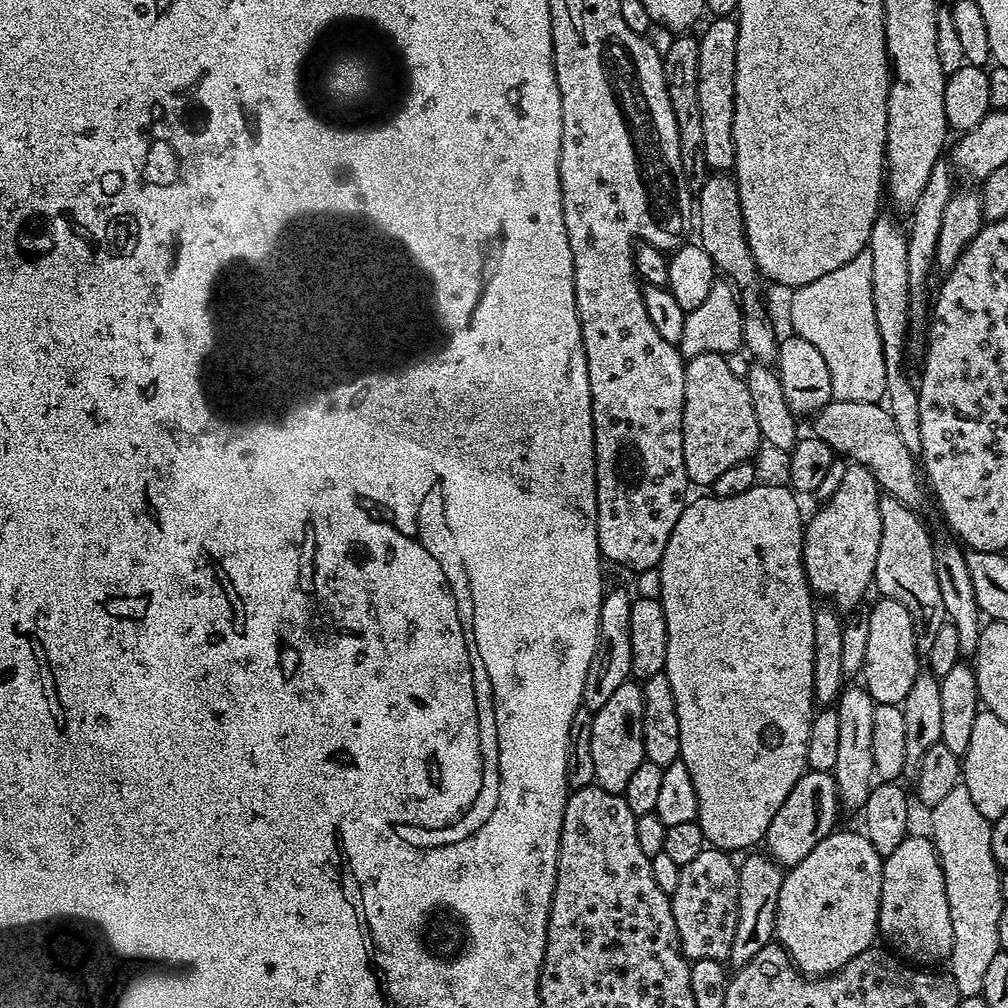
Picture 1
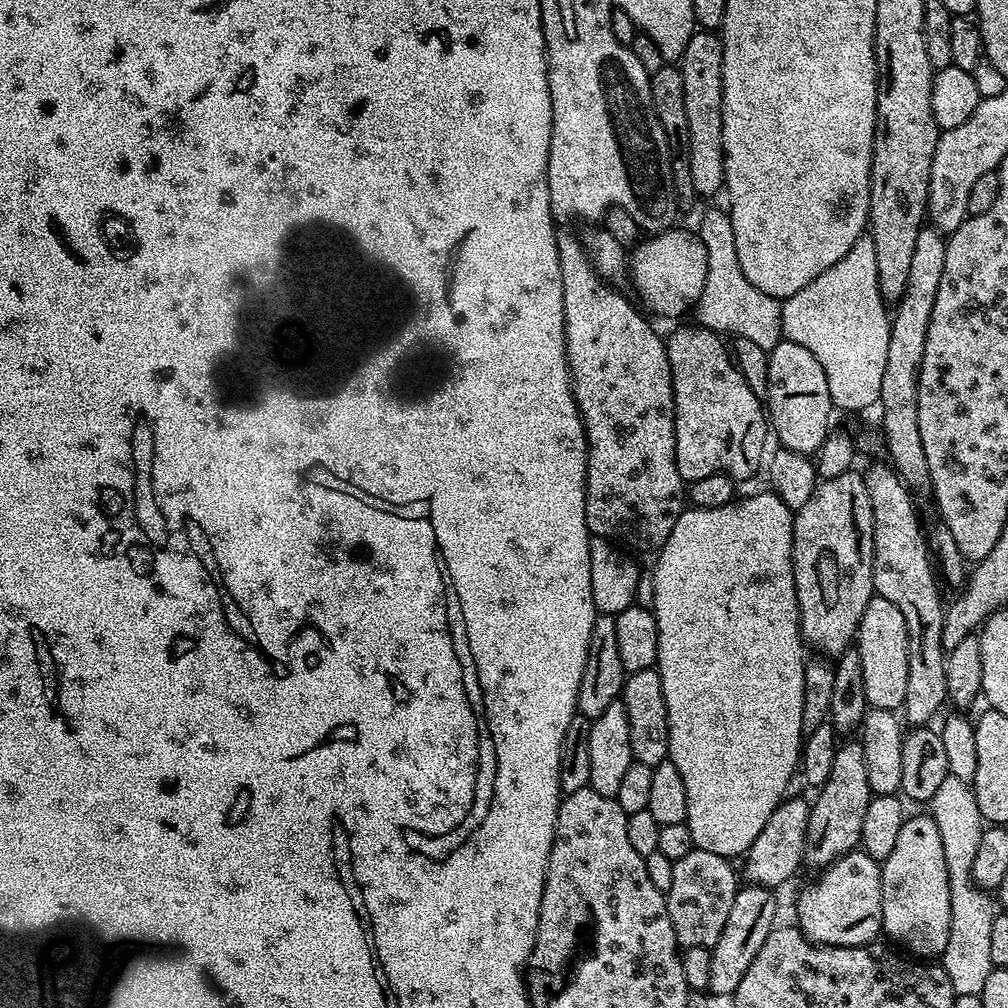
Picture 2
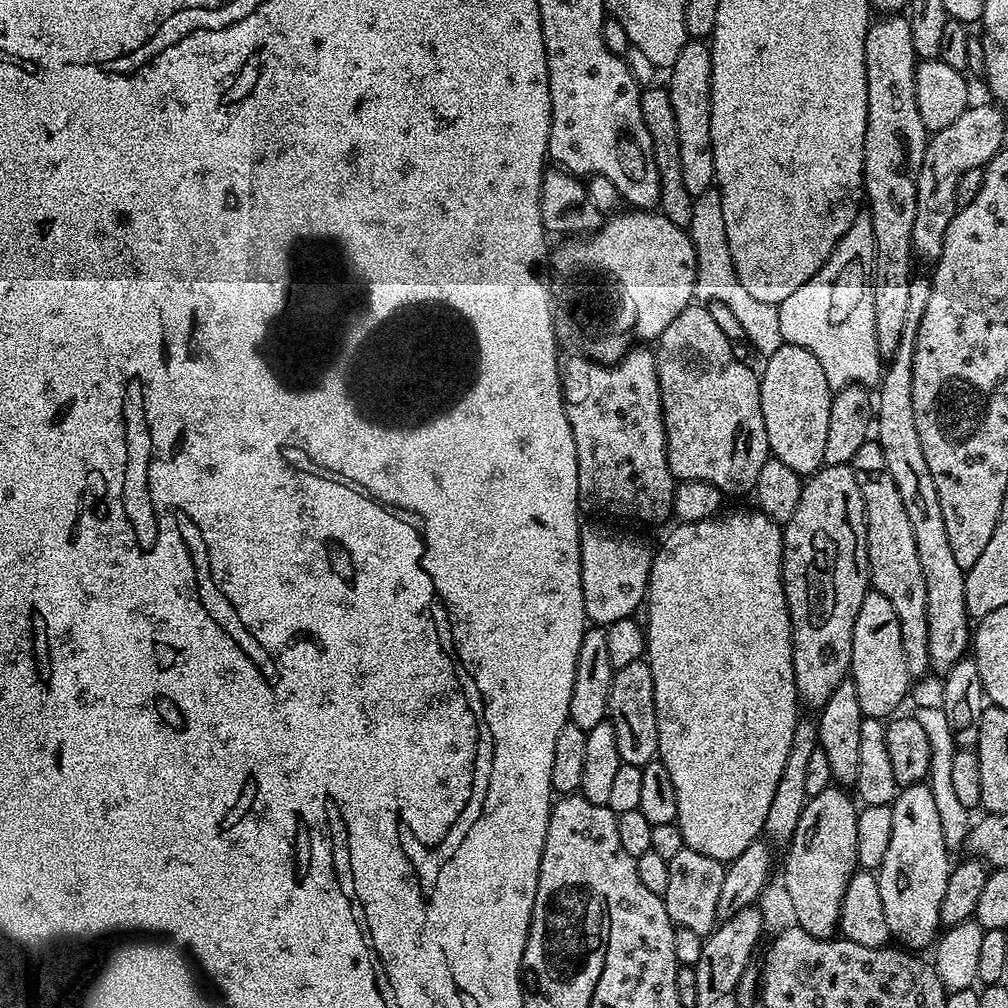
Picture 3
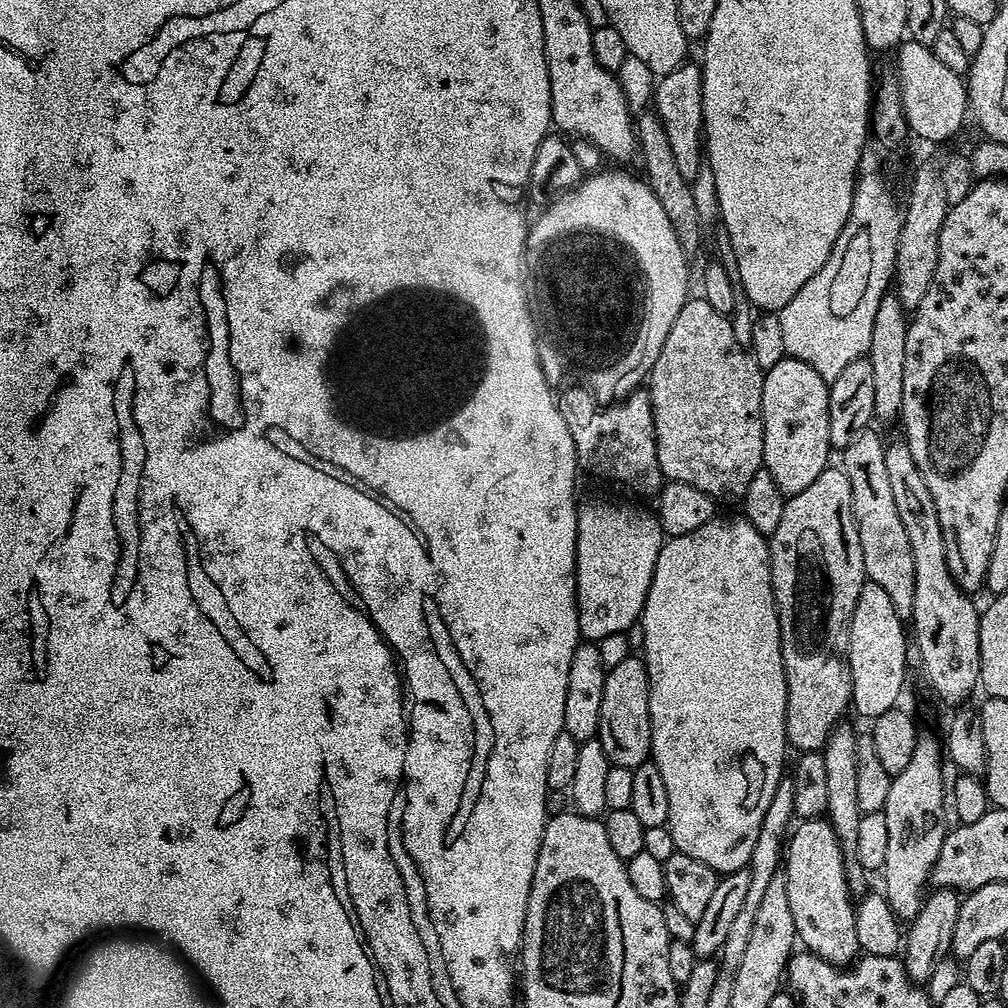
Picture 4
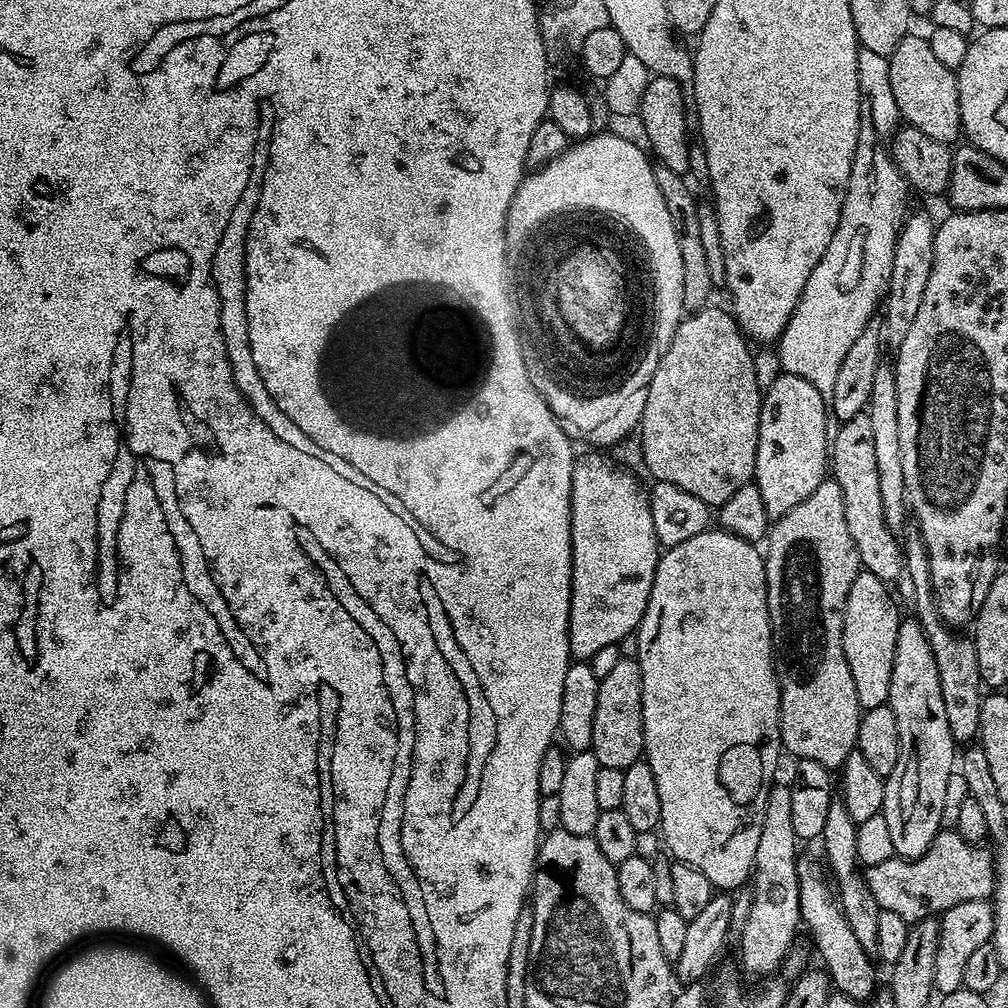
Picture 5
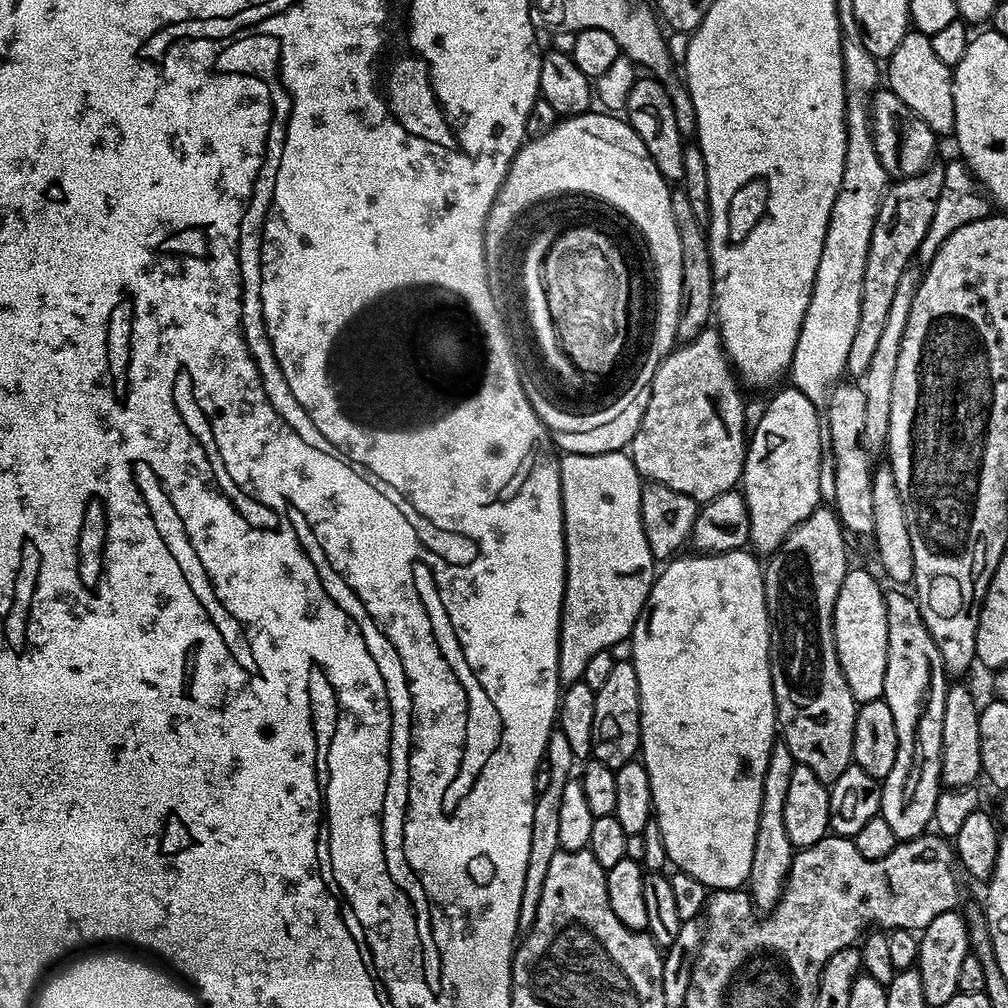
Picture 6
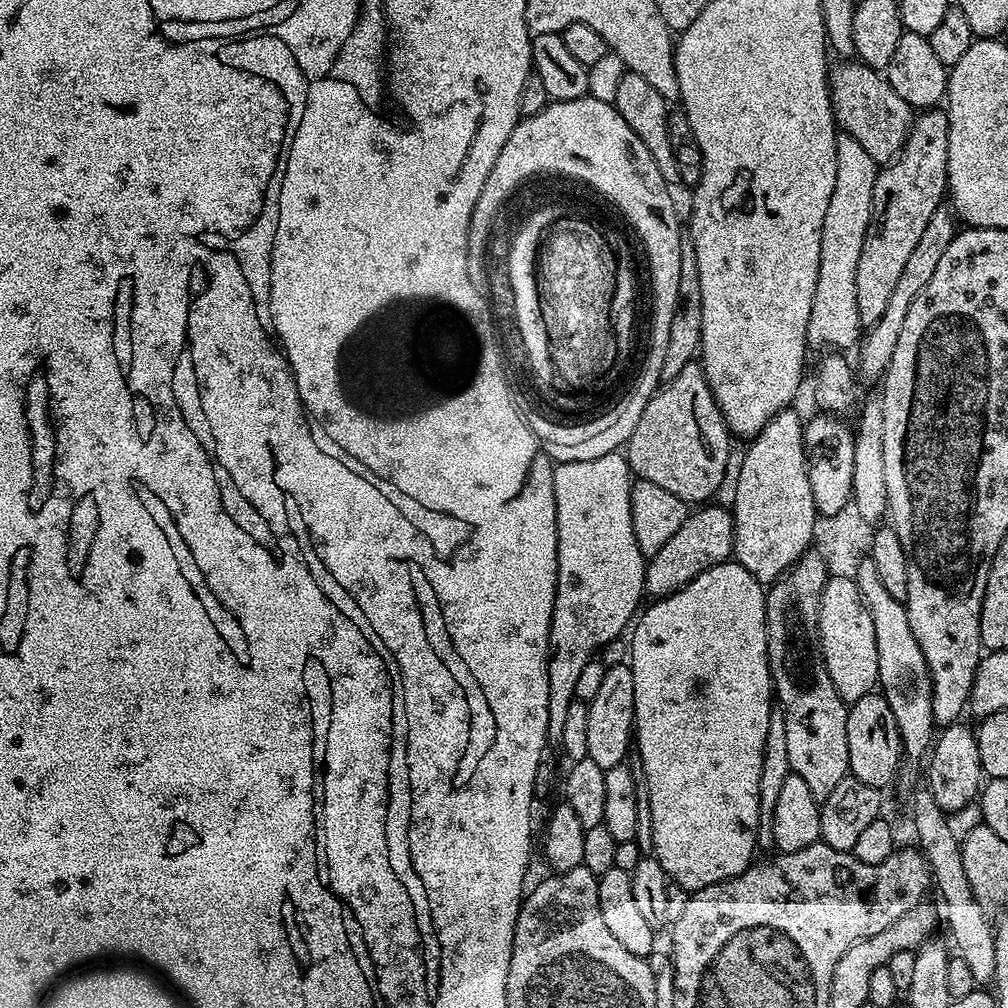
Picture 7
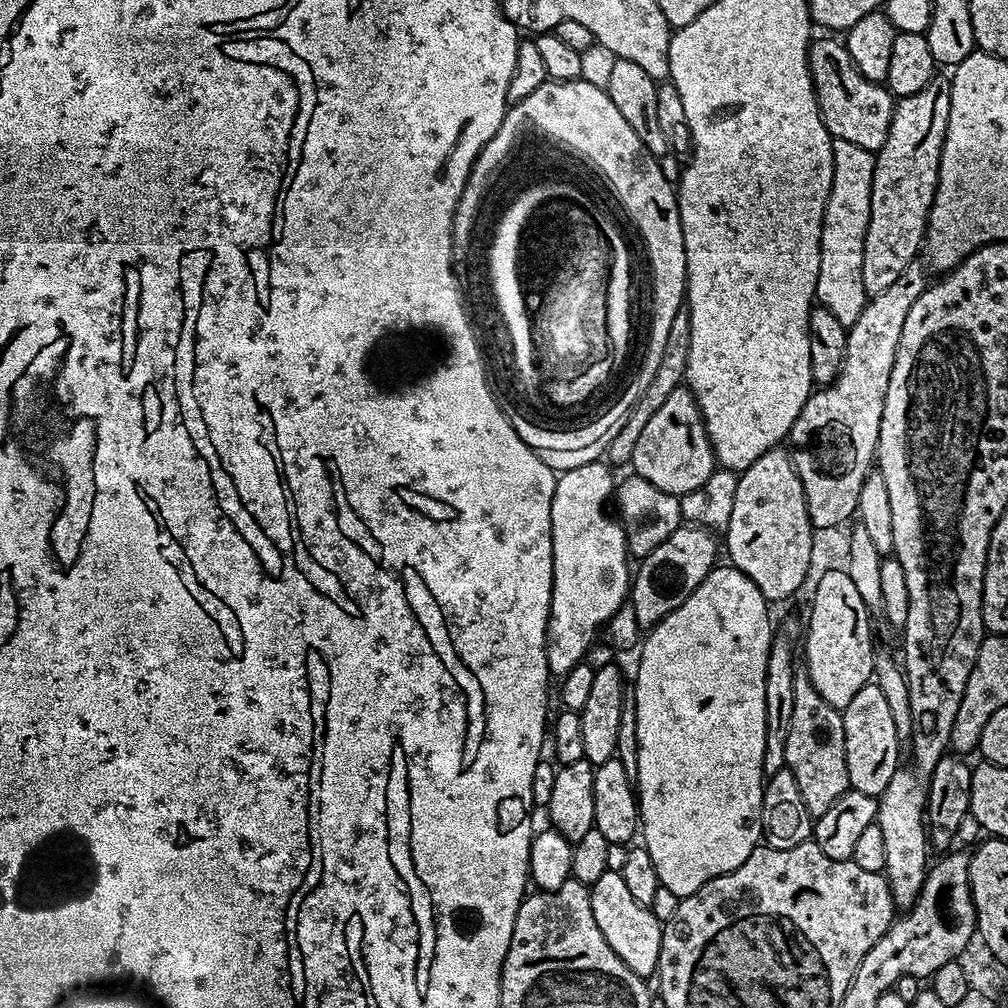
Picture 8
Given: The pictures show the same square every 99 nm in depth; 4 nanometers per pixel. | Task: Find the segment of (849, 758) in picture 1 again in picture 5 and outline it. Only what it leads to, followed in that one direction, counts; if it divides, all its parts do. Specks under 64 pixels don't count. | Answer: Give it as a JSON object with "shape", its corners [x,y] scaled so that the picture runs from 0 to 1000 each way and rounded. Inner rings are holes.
{"shape":[[[795,848],[790,859],[794,868],[792,887],[794,888],[794,911],[797,920],[802,920],[806,933],[810,936],[810,944],[813,947],[816,963],[821,965],[822,973],[832,987],[842,988],[845,992],[864,992],[870,987],[869,960],[865,957],[866,949],[855,942],[855,935],[847,931],[843,915],[839,915],[837,902],[833,900],[826,882],[817,874],[818,862],[813,852]],[[813,857],[814,861],[813,862]],[[817,864],[817,865],[816,865]],[[822,881],[822,882],[821,882]]]}

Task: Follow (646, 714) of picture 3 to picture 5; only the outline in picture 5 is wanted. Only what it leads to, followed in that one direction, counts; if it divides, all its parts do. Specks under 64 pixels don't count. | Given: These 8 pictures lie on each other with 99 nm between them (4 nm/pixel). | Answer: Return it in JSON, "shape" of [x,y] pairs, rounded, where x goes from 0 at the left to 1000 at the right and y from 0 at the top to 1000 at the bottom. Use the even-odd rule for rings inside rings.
{"shape":[[[616,653],[605,669],[595,675],[593,700],[589,703],[589,732],[586,746],[590,748],[597,762],[624,762],[636,754],[639,748],[639,717],[637,716],[637,665],[630,653]]]}

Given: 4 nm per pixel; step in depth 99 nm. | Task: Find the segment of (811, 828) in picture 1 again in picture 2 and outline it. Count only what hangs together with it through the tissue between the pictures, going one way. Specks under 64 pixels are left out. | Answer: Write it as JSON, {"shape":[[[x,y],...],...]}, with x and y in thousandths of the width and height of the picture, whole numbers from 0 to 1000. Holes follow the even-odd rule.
{"shape":[[[779,792],[770,799],[764,812],[760,812],[760,819],[756,819],[752,831],[748,831],[748,835],[742,840],[742,844],[737,850],[738,865],[736,861],[736,869],[741,876],[774,883],[774,880],[793,861],[796,861],[803,801],[804,798],[801,793],[798,795],[785,794],[785,792]]]}

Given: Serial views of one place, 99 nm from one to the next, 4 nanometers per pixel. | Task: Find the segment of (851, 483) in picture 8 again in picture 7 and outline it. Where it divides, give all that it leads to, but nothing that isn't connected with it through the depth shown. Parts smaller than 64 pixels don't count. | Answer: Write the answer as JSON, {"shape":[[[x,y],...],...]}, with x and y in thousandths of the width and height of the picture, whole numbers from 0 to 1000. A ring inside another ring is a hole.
{"shape":[[[934,204],[927,208],[927,212],[923,212],[923,220],[919,220],[919,228],[915,228],[910,242],[907,243],[907,248],[903,251],[903,257],[891,276],[891,284],[887,284],[887,293],[879,304],[879,310],[875,312],[875,315],[871,315],[869,321],[864,322],[856,330],[855,336],[852,338],[853,365],[851,361],[851,369],[856,376],[858,373],[861,377],[872,378],[880,369],[881,360],[887,351],[887,343],[891,343],[891,331],[895,331],[895,319],[899,319],[899,308],[903,308],[903,300],[907,300],[911,288],[915,288],[915,284],[919,284],[919,280],[923,280],[931,259],[935,257],[938,244],[942,244],[944,235],[948,233],[949,229],[950,218],[943,205]],[[810,411],[798,422],[798,449],[802,451],[802,473],[804,486],[808,490],[810,507],[814,512],[830,510],[831,506],[845,496],[844,476],[847,474],[847,442],[848,435],[844,424],[836,421],[834,414],[829,411]]]}

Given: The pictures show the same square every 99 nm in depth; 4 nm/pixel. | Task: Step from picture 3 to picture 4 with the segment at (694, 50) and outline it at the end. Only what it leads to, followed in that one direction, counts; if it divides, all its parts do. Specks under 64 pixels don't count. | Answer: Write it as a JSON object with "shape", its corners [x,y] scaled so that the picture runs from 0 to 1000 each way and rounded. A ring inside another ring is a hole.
{"shape":[[[680,62],[667,72],[661,72],[650,80],[650,90],[646,102],[652,117],[665,137],[665,149],[669,149],[669,158],[677,177],[684,181],[691,178],[696,171],[696,136],[698,133],[698,110],[696,109],[696,73],[693,63]]]}

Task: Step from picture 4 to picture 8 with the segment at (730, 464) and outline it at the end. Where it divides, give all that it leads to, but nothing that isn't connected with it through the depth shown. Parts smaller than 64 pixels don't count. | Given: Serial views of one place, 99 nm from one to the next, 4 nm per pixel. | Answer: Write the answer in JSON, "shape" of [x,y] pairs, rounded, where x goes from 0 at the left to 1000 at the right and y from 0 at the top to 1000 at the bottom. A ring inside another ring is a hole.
{"shape":[[[682,384],[671,385],[651,408],[649,415],[641,419],[629,441],[625,464],[630,471],[641,474],[645,482],[653,482],[653,486],[661,486],[661,490],[673,493],[692,486],[711,466],[710,451],[706,449],[698,416]]]}

